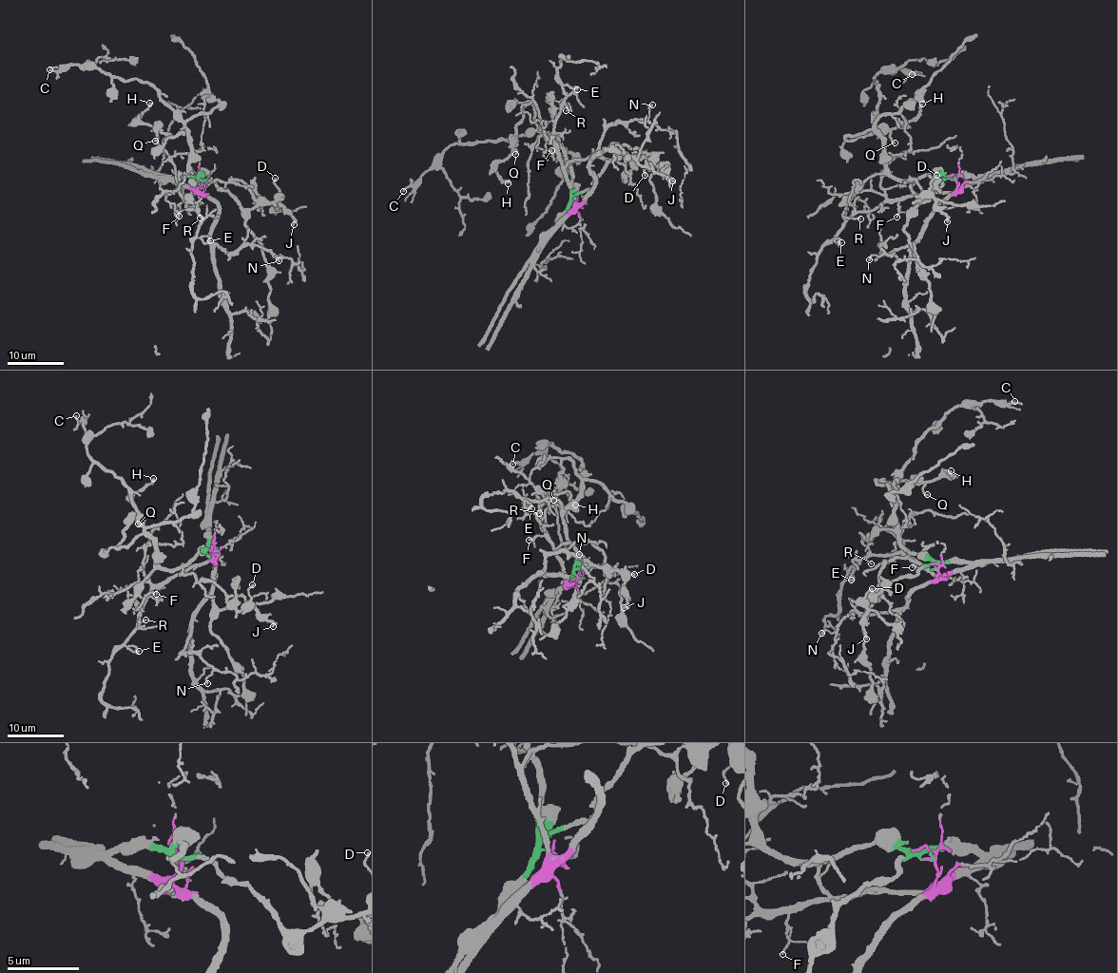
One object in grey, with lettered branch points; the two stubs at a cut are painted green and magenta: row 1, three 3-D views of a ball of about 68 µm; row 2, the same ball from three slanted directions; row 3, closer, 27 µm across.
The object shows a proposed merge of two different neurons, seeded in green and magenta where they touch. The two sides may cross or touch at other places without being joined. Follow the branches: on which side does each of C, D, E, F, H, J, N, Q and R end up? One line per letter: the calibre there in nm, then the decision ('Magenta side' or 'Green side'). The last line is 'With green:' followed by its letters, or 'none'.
C: Thickness 150 nm. Green side
D: Thickness 160 nm. Green side
E: Thickness 140 nm. Magenta side
F: Thickness 110 nm. Magenta side
H: Thickness 280 nm. Green side
J: Thickness 200 nm. Green side
N: Thickness 140 nm. Magenta side
Q: Thickness 130 nm. Green side
R: Thickness 100 nm. Magenta side
With green: C, D, H, J, Q

